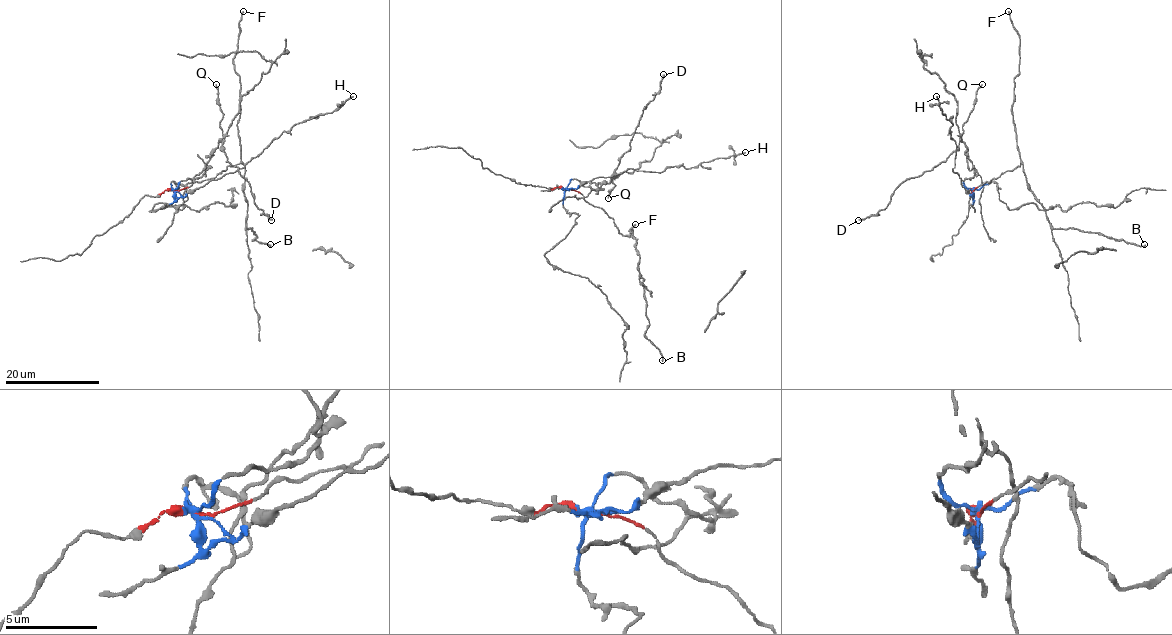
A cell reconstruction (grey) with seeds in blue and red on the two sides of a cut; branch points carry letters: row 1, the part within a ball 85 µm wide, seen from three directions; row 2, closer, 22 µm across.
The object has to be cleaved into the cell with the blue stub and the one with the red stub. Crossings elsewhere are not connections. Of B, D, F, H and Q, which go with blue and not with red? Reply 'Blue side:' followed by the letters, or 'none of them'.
Blue side: D, H, Q

